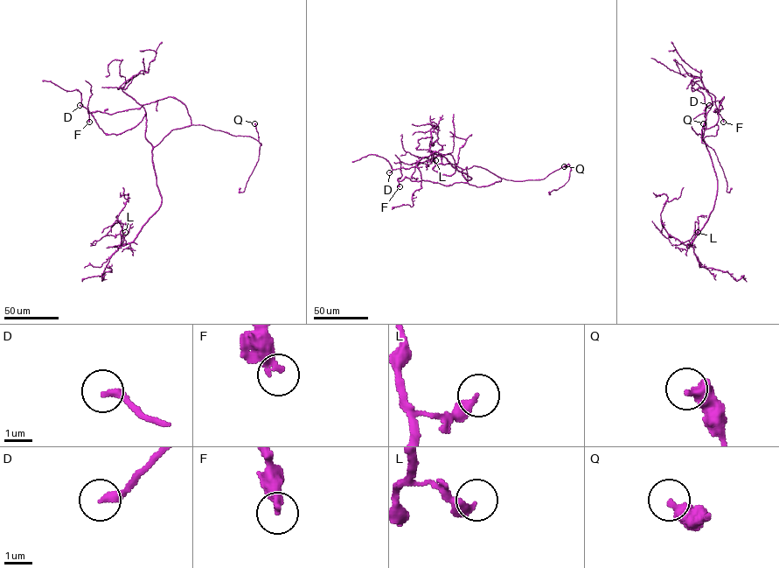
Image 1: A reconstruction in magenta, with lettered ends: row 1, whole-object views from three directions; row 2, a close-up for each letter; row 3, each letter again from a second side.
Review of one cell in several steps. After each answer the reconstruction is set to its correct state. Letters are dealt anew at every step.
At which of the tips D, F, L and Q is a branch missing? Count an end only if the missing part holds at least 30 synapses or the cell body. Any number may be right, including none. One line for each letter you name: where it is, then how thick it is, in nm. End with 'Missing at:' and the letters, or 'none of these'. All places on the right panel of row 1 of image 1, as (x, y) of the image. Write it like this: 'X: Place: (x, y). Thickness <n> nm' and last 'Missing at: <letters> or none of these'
Missing at: none of these

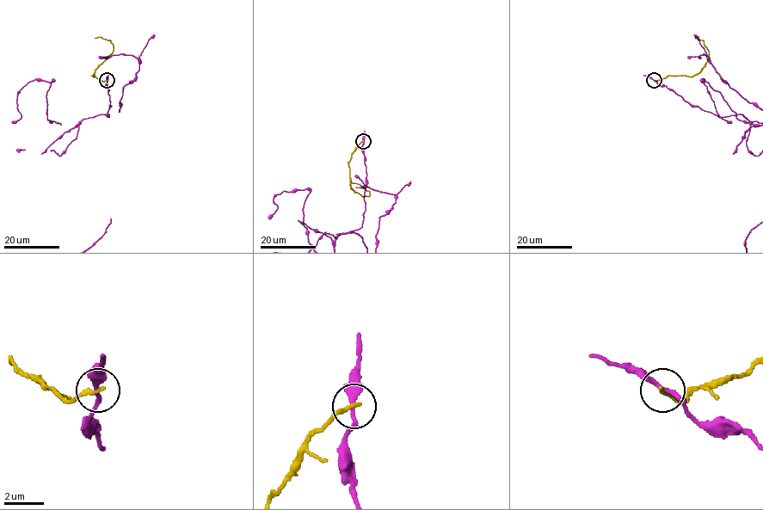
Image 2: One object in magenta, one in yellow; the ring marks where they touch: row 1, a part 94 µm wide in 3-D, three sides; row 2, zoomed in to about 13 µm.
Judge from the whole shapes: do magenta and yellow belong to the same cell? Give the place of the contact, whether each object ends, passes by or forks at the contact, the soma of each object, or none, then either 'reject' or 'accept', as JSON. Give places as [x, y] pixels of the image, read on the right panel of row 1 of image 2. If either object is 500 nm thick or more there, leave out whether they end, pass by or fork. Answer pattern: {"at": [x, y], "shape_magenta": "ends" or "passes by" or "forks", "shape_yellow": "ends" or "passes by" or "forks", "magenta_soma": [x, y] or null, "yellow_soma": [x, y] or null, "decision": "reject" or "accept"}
{"at": [654, 80], "shape_magenta": "passes by", "shape_yellow": "ends", "magenta_soma": null, "yellow_soma": null, "decision": "reject"}

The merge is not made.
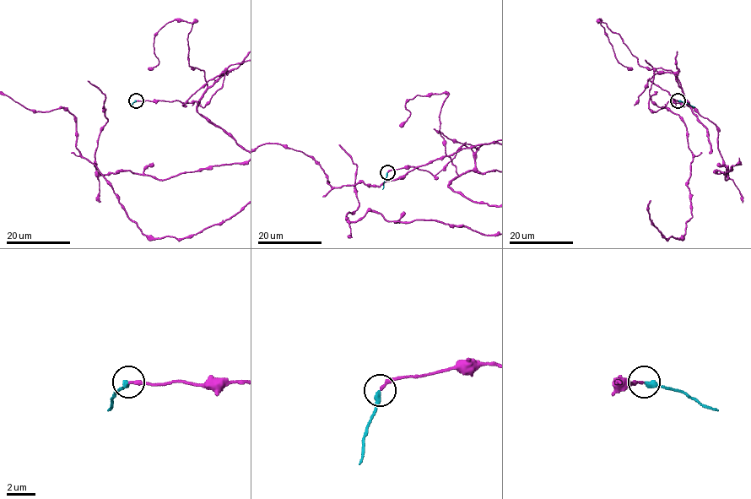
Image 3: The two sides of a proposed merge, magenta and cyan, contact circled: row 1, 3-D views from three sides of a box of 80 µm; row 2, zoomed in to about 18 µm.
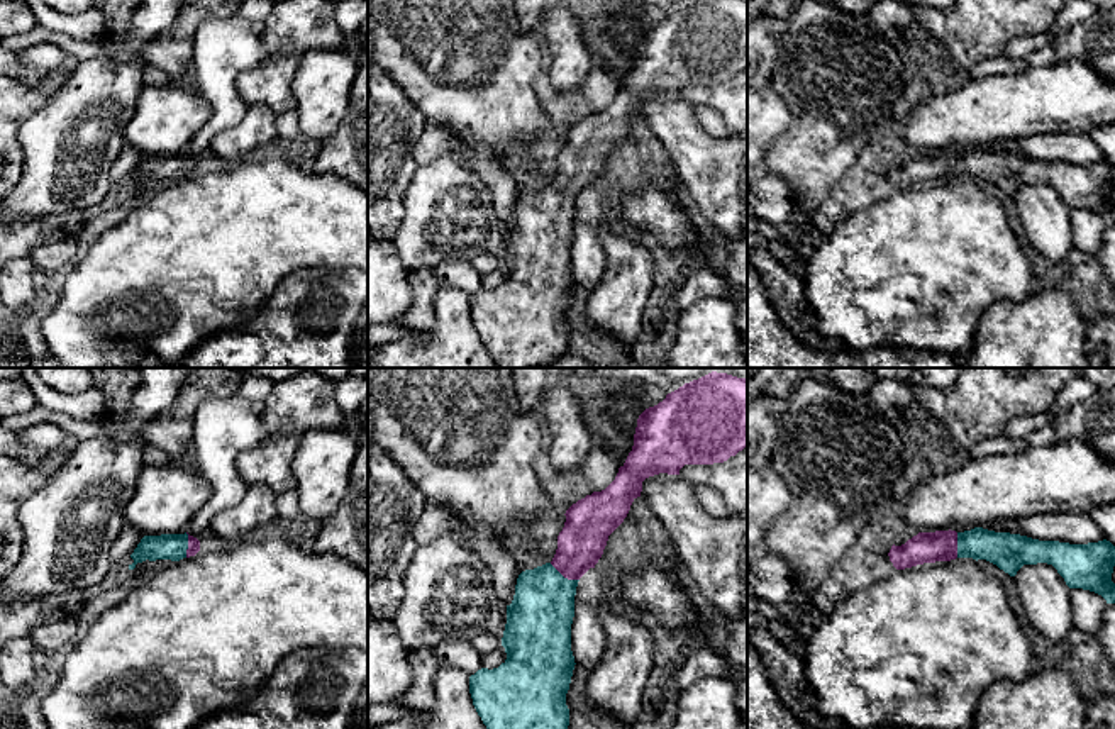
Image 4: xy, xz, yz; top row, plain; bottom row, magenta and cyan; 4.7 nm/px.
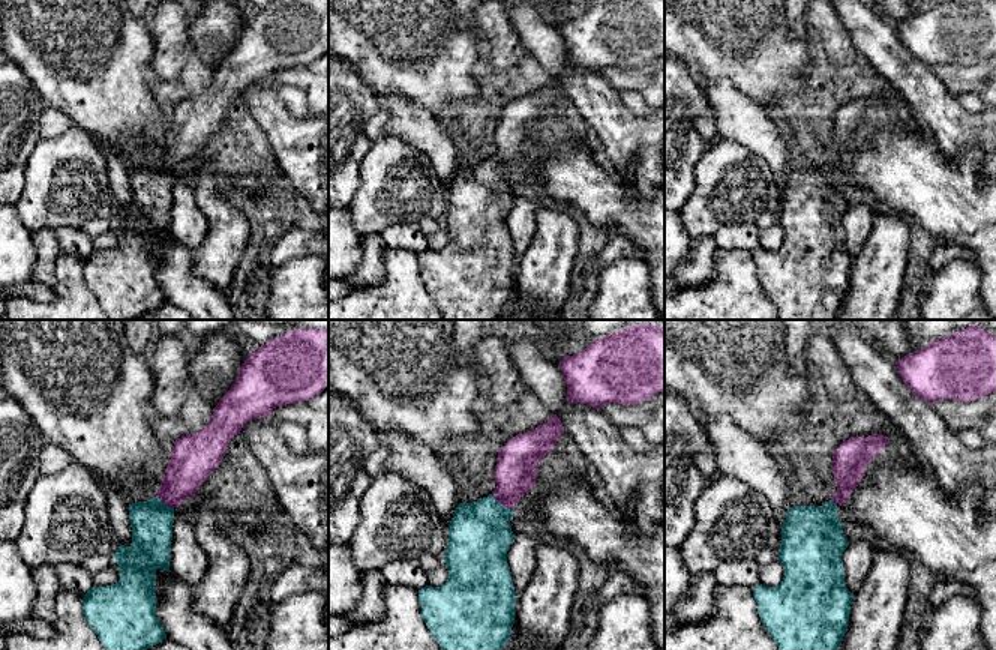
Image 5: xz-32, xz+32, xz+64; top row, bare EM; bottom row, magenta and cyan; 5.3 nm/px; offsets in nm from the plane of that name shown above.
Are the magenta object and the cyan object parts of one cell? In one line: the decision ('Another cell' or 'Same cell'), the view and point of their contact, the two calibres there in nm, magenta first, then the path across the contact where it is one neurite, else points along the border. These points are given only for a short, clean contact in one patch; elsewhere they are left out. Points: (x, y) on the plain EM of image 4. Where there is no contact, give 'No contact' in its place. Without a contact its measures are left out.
Same cell. Touches magenta at xz (565, 197). Thickness 220 nm (magenta) against 300 nm. Path across: xz (580, 165), (565, 197), (544, 217), (539, 238)

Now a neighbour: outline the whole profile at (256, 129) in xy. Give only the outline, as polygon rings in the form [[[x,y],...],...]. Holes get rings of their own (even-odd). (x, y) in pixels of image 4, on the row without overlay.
[[[247,105],[237,125],[212,139],[210,154],[219,159],[237,161],[247,153],[271,144],[278,137],[275,119],[276,114],[269,107]]]

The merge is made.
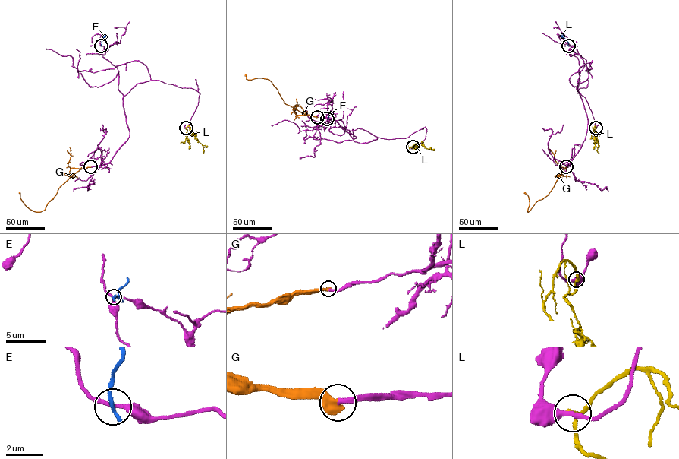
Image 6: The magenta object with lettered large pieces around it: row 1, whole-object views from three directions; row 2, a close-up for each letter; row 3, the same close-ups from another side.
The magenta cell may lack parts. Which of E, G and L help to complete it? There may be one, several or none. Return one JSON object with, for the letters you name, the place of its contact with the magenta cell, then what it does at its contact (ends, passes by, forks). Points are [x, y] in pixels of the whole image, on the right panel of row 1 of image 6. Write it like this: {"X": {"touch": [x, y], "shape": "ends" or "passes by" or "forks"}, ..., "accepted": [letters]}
{"G": {"touch": [566, 166], "shape": "ends"}, "accepted": ["G"]}

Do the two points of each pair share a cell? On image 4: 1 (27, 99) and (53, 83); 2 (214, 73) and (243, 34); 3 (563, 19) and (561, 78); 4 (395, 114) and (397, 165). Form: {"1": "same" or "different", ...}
{"1": "same", "2": "same", "3": "same", "4": "same"}

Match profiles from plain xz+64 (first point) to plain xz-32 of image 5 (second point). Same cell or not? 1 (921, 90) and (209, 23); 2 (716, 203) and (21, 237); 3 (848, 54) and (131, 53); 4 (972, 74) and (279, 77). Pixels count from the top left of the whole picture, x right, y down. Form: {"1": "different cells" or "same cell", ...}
{"1": "different cells", "2": "different cells", "3": "different cells", "4": "same cell"}

